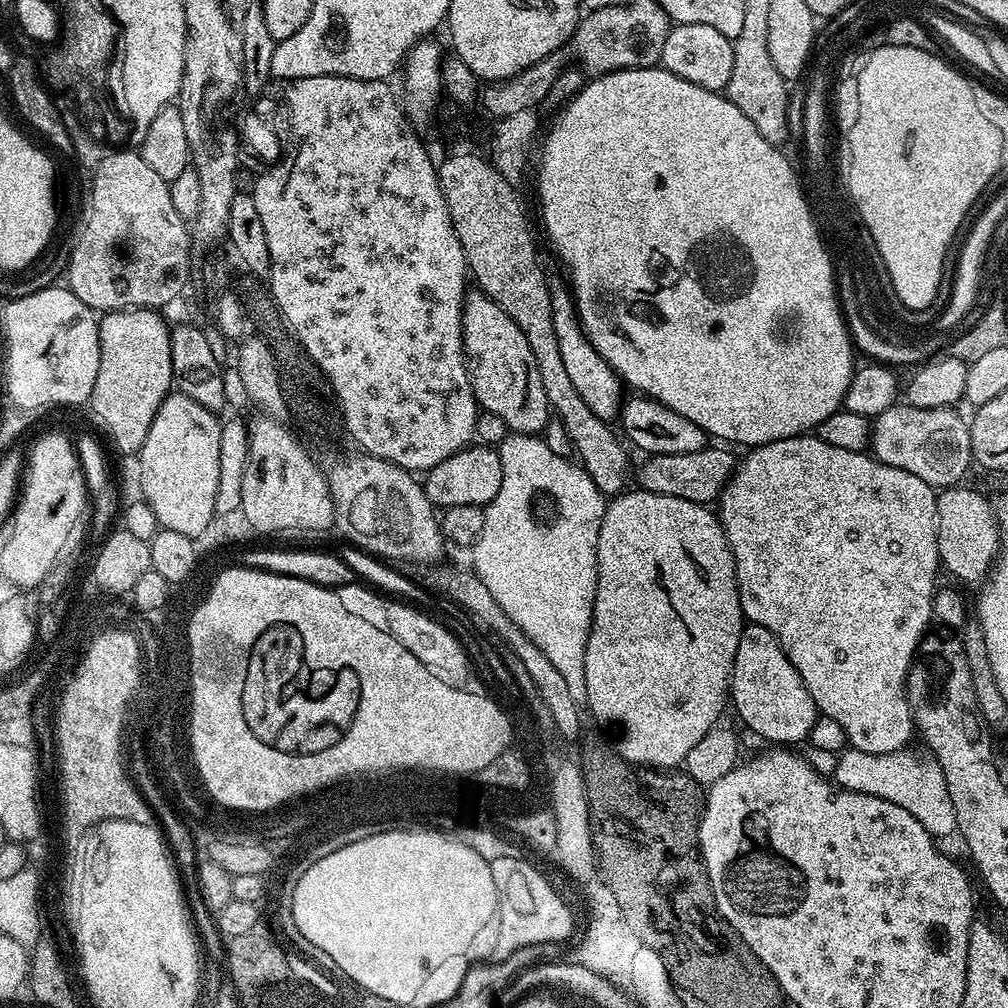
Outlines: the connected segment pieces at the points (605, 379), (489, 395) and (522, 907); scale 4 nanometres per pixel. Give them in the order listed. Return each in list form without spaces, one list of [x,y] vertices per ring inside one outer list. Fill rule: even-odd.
[[[553,283],[552,317],[554,318],[554,335],[558,337],[558,351],[562,354],[562,363],[566,366],[566,374],[570,374],[570,382],[574,382],[574,390],[582,394],[582,402],[594,410],[599,420],[615,421],[620,415],[622,407],[622,380],[613,365],[605,362],[588,341],[588,333],[580,327],[577,319],[576,306],[572,293],[567,287]]]
[[[472,290],[464,297],[462,314],[462,334],[464,335],[464,358],[468,361],[468,380],[472,383],[472,393],[477,405],[492,416],[497,416],[508,427],[509,433],[521,432],[527,436],[543,433],[550,419],[550,409],[546,390],[542,390],[542,374],[538,374],[538,362],[534,362],[534,350],[526,342],[526,334],[518,330],[518,322],[506,314],[486,293]]]
[[[500,854],[491,865],[498,894],[500,948],[509,954],[532,943],[568,942],[572,936],[572,912],[552,889],[551,882],[530,861],[516,856]]]

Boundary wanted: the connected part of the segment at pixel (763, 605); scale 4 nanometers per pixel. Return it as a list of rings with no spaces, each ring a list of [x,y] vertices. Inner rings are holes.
[[[801,434],[769,444],[758,444],[745,452],[748,453],[744,460],[742,456],[728,485],[718,497],[720,525],[724,527],[728,545],[734,554],[736,585],[745,621],[766,626],[766,630],[774,634],[786,658],[790,658],[794,670],[798,670],[806,690],[810,690],[810,698],[814,698],[819,715],[834,718],[834,722],[844,728],[851,747],[870,754],[890,754],[907,749],[908,739],[914,736],[906,687],[908,672],[914,663],[916,647],[929,631],[928,623],[934,620],[932,600],[938,589],[936,571],[939,573],[942,568],[936,537],[937,489],[922,482],[918,474],[910,474],[910,470],[898,470],[898,466],[883,464],[867,451],[851,452],[830,446],[830,442],[822,442],[815,434]]]

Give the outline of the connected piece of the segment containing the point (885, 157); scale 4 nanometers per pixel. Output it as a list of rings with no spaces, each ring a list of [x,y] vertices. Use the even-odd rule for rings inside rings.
[[[889,48],[869,60],[868,67],[860,79],[860,123],[852,133],[852,151],[855,153],[852,168],[852,192],[856,196],[856,203],[860,206],[859,214],[866,230],[873,236],[878,254],[885,264],[889,282],[892,283],[893,292],[901,303],[911,312],[922,311],[930,307],[938,292],[938,282],[941,281],[942,260],[946,257],[946,250],[957,239],[956,231],[964,224],[968,211],[974,208],[974,198],[977,189],[988,180],[996,169],[997,159],[1001,154],[1000,140],[996,140],[996,132],[980,120],[980,112],[976,112],[976,103],[971,93],[969,78],[959,76],[950,65],[940,56],[931,56],[922,52],[908,51],[908,49]]]

